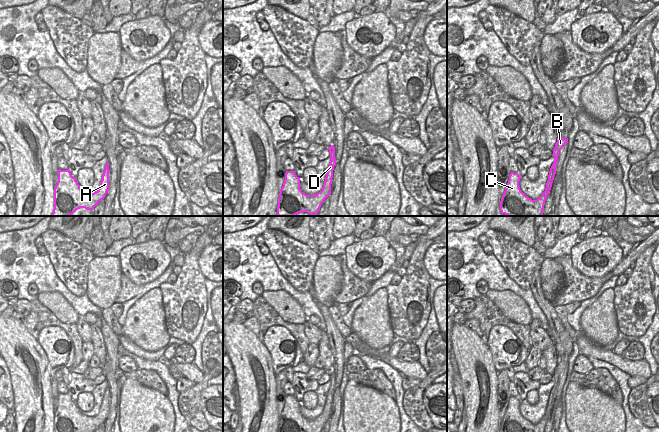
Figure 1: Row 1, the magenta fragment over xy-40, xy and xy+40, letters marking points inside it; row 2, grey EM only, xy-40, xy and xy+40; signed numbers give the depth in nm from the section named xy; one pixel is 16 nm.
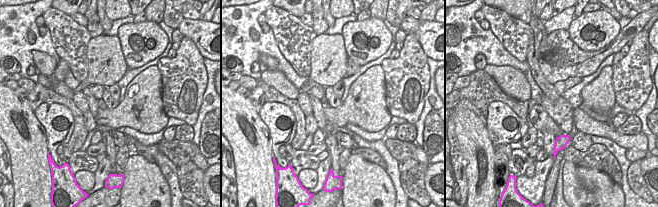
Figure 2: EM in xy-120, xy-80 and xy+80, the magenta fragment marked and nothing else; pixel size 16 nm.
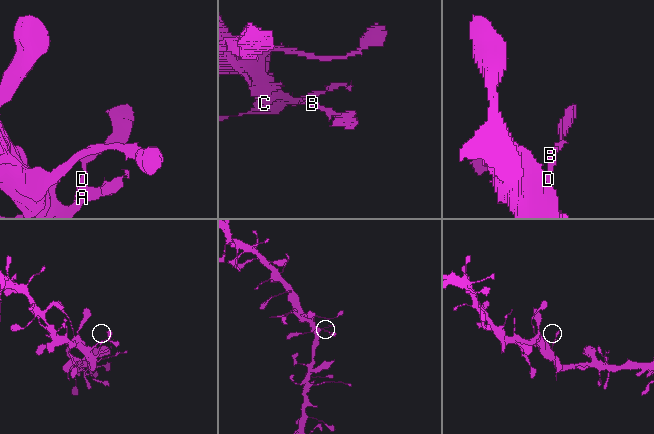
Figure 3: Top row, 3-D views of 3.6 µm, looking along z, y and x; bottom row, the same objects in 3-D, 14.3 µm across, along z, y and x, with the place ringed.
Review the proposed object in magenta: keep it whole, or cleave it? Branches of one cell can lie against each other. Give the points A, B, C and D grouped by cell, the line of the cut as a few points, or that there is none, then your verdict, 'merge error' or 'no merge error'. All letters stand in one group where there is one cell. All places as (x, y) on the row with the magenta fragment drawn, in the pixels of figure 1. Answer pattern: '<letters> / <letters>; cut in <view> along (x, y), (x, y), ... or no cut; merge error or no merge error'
A B C D; no cut; no merge error

